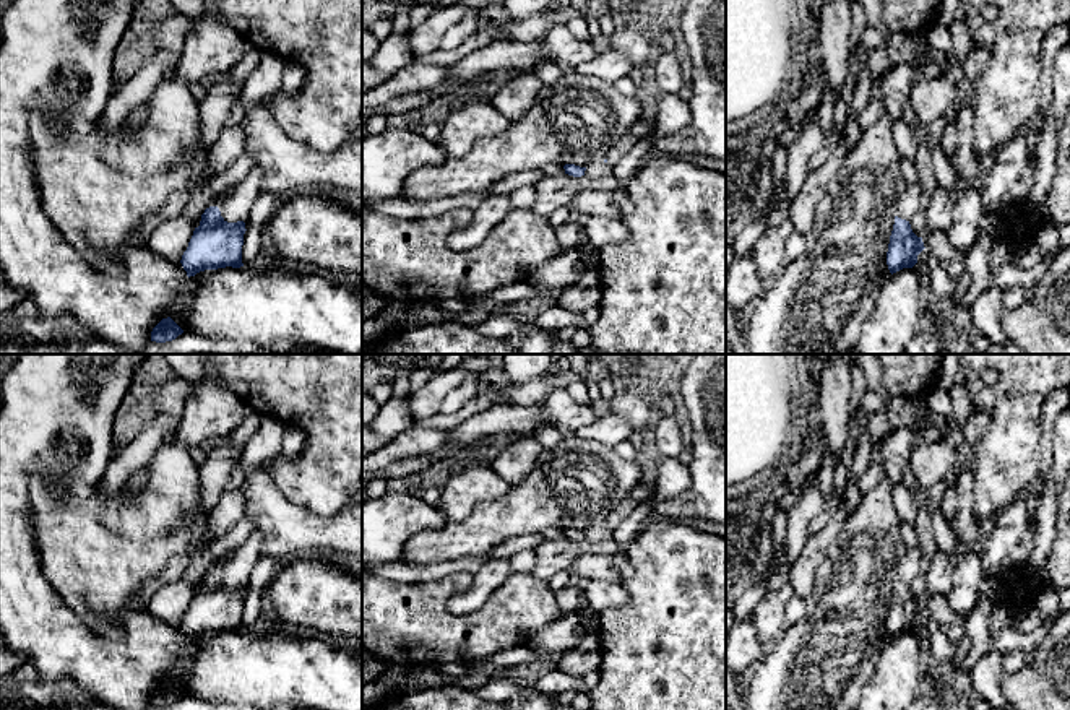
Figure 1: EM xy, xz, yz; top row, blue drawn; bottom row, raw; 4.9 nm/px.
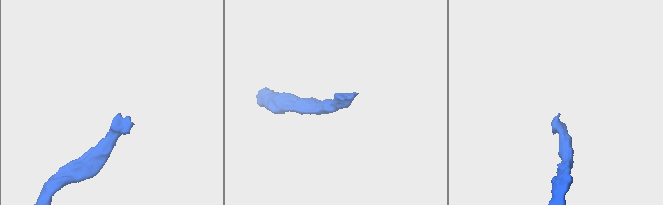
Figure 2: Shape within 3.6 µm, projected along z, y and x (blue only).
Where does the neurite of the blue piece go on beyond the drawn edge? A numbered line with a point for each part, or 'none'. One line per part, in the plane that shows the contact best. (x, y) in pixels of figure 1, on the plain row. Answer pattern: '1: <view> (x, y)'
1: xy (236, 569)

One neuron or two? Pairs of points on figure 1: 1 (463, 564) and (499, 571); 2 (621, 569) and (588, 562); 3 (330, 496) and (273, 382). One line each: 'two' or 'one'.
1: two
2: one
3: one

